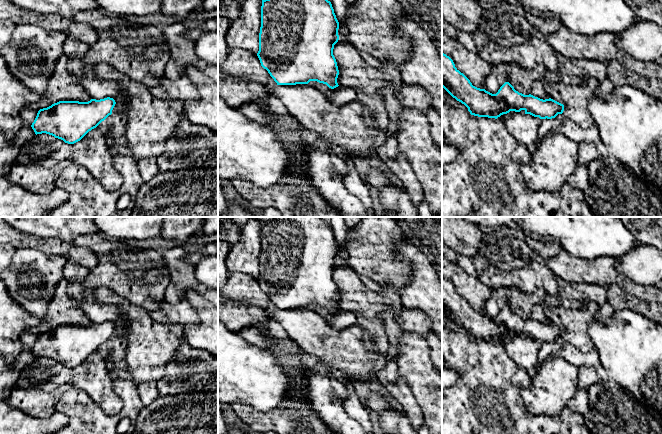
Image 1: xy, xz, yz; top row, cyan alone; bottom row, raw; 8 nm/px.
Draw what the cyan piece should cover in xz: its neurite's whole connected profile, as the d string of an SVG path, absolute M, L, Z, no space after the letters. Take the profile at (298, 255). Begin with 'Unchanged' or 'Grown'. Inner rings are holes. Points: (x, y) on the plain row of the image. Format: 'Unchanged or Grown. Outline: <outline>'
Unchanged. Outline: M274 217L269 223L262 224L259 275L257 277L261 290L268 295L277 309L308 308L310 305L317 305L326 308L331 313L334 313L339 310L337 307L339 294L336 283L333 279L334 269L339 264L338 253L339 246L334 237L332 228L321 217Z

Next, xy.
Unchanged. Outline: M110 321L88 326L59 325L40 333L31 351L36 359L46 357L74 368L111 339L115 328Z

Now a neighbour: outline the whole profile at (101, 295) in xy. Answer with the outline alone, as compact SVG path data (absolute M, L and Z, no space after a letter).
M99 287L92 289L94 301L117 306L128 319L124 337L127 339L126 367L135 383L158 381L164 367L177 360L177 351L184 339L180 323L155 321L150 312L135 306L118 294Z

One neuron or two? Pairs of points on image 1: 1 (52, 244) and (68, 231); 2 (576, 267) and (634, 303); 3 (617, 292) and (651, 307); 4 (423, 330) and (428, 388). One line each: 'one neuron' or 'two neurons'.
1: two neurons
2: two neurons
3: one neuron
4: two neurons

